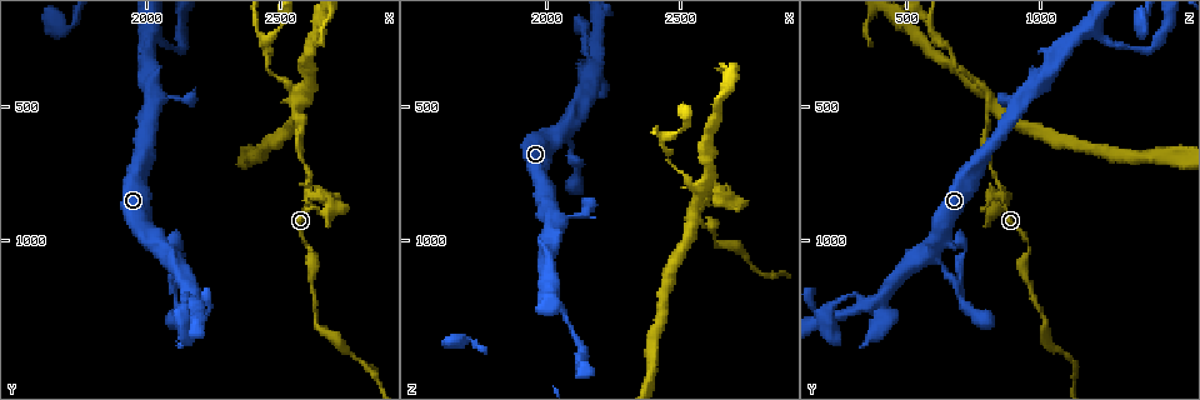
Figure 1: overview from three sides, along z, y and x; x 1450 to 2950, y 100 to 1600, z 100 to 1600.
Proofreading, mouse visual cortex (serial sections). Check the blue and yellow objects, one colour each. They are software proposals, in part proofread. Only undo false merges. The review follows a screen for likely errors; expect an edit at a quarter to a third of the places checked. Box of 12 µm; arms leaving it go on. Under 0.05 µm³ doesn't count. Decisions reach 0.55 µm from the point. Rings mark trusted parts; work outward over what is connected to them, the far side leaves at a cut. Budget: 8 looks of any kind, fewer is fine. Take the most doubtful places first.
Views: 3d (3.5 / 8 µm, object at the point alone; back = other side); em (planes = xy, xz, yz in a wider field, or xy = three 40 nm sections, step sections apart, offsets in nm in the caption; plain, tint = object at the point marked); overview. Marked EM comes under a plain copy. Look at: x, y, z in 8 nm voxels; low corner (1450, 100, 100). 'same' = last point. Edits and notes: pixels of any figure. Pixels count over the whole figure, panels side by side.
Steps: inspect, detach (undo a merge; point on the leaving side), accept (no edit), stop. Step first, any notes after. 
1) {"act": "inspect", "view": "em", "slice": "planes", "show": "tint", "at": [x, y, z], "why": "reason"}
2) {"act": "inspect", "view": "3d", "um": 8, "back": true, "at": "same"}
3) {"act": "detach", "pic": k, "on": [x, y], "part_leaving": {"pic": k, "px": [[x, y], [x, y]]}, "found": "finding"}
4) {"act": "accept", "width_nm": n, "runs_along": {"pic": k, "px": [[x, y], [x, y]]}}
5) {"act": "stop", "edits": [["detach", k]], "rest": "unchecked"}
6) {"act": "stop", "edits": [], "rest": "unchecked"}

{"act": "inspect", "view": "3d", "um": 3.5, "at": [2560, 500, 820], "why": "four-way junction"}

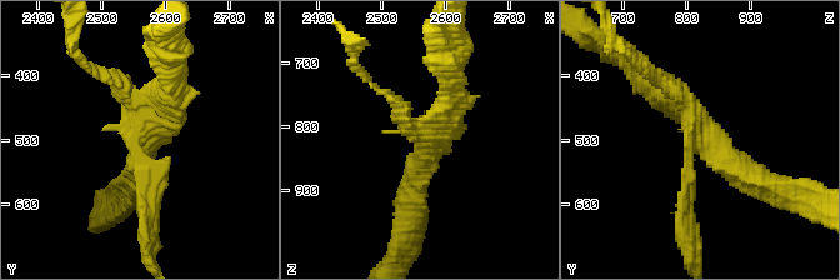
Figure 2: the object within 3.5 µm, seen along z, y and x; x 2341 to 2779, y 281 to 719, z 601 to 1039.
{"act": "inspect", "view": "em", "slice": "xy", "step": 2, "show": "tint", "at": [2565, 500, 820], "arms": 4, "arm_widths_nm": [150, 250, 300, 350], "why": "shape alone is not enough"}

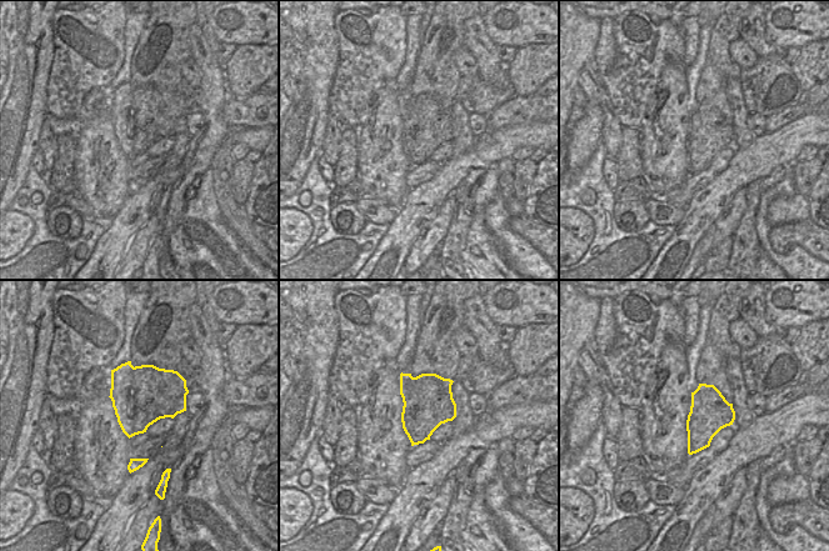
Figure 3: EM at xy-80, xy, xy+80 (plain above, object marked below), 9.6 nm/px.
{"act": "detach", "pic": 2, "on": [179, 111], "part_leaving": {"pic": 2, "px": [[704, 143], [746, 178], [798, 196]]}, "found": "a second cell is stuck on"}

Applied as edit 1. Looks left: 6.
{"act": "inspect", "view": "overview"}

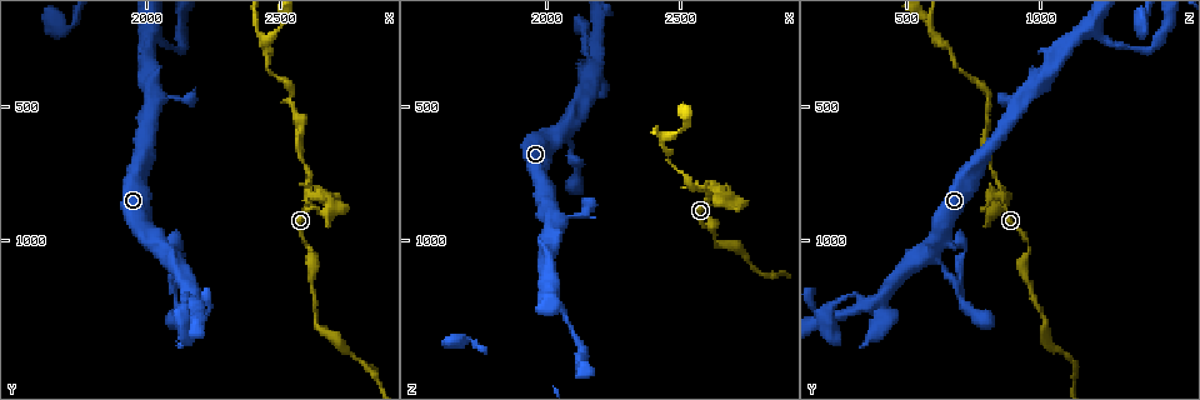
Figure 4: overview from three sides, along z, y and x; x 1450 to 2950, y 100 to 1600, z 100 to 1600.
{"act": "inspect", "view": "3d", "um": 8, "at": [2450, 260, 610]}

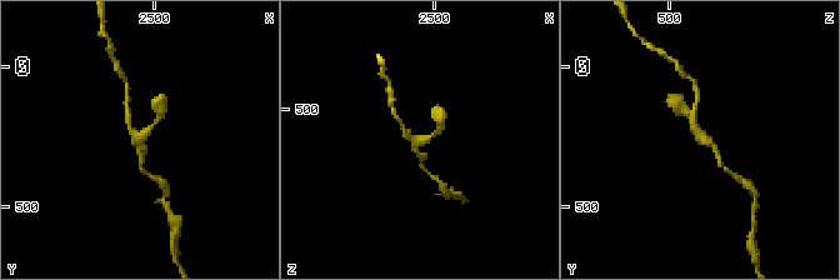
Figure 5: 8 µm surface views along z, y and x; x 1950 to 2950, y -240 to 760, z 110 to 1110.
{"act": "inspect", "view": "em", "slice": "xy", "step": 1, "show": "tint", "at": [2450, 260, 620], "arms": 3, "arm_widths_nm": [150, 150, 200]}

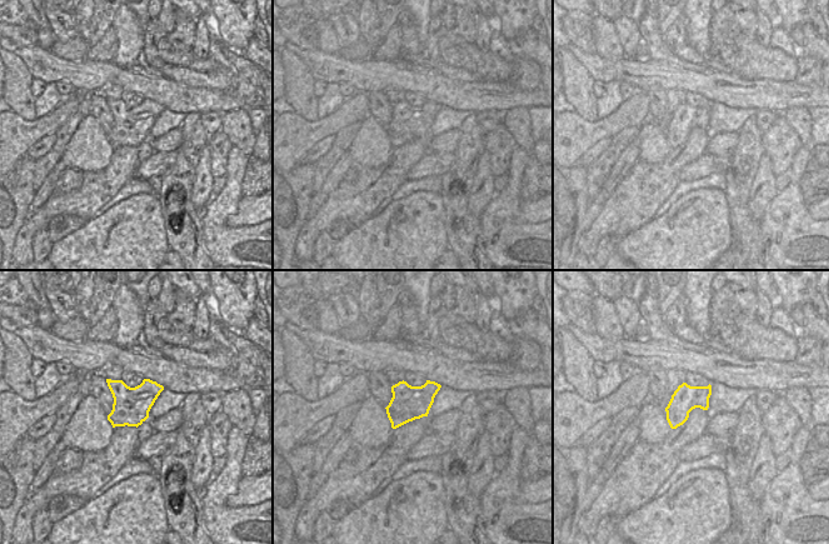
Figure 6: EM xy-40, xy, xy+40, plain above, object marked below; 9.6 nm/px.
{"act": "accept", "runs_along": {"pic": 5, "px": [[721, 164], [688, 114]]}, "found": "continuous, no second cell"}

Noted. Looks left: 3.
{"act": "inspect", "view": "3d", "um": 3.5, "at": [2670, 850, 870], "why": "sharp bend"}

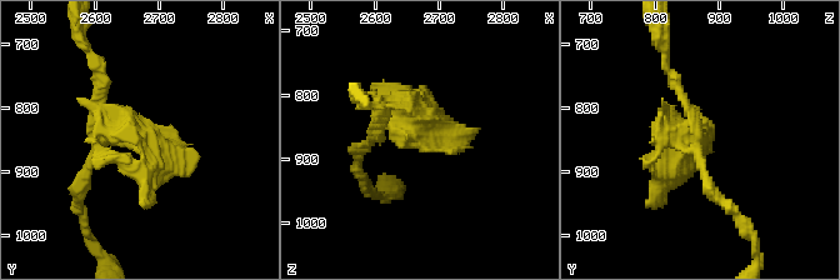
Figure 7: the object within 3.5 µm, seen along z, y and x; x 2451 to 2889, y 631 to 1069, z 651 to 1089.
{"act": "inspect", "view": "em", "slice": "xy", "step": 1, "show": "tint", "at": [2665, 840, 860]}

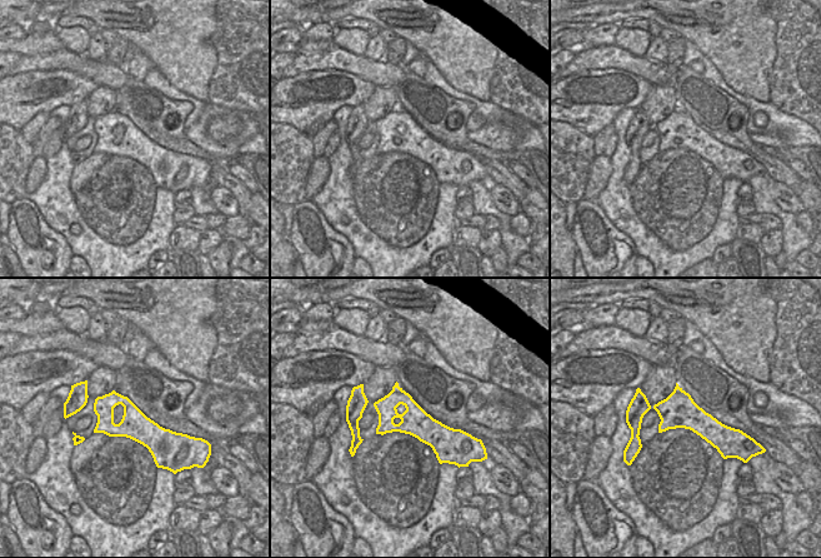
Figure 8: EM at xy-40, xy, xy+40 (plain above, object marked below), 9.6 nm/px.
{"act": "detach", "pic": 7, "on": [114, 138], "part_leaving": {"pic": 7, "px": [[98, 153], [140, 134], [144, 184]]}, "found": "a second cell is stuck on"}

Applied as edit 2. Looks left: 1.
{"act": "stop", "edits": [["detach", 2], ["detach", 7]], "rest": "unchecked"}

